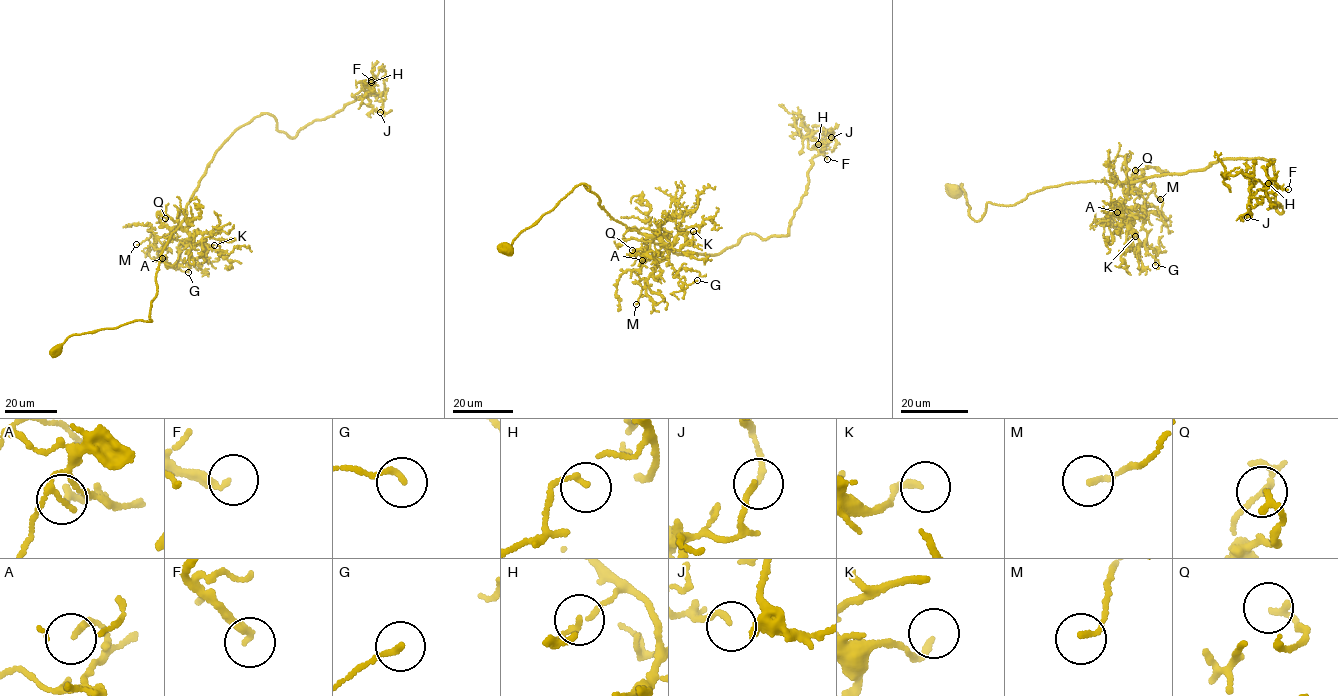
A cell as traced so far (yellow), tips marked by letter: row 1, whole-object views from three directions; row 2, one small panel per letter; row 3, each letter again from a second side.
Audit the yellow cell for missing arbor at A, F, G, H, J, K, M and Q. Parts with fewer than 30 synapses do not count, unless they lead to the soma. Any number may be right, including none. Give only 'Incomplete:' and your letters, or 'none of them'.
Incomplete: F

